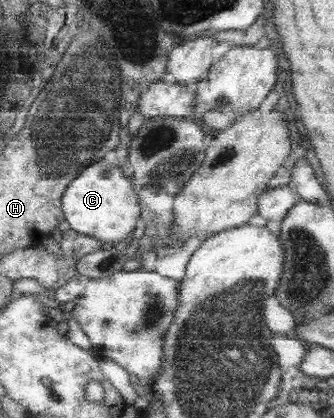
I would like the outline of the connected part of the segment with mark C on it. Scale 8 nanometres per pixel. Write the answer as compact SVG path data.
M100 160L84 169L64 191L61 209L66 222L72 230L91 236L101 244L118 244L132 235L137 219L142 216L142 204L134 188L127 170Z

